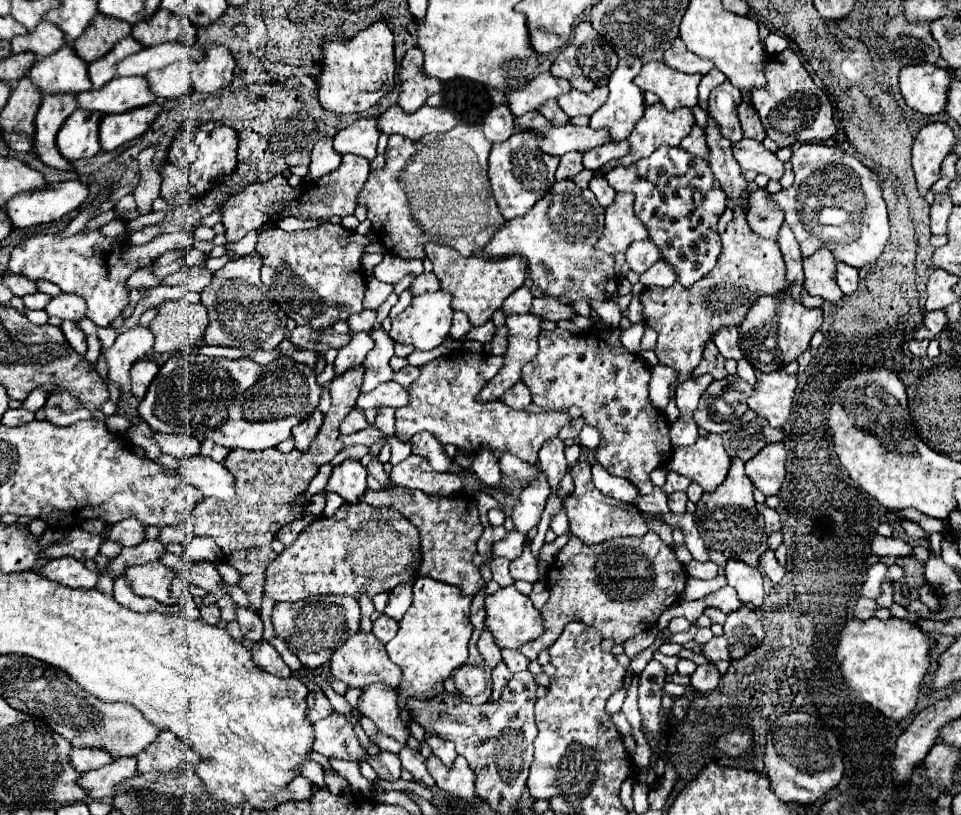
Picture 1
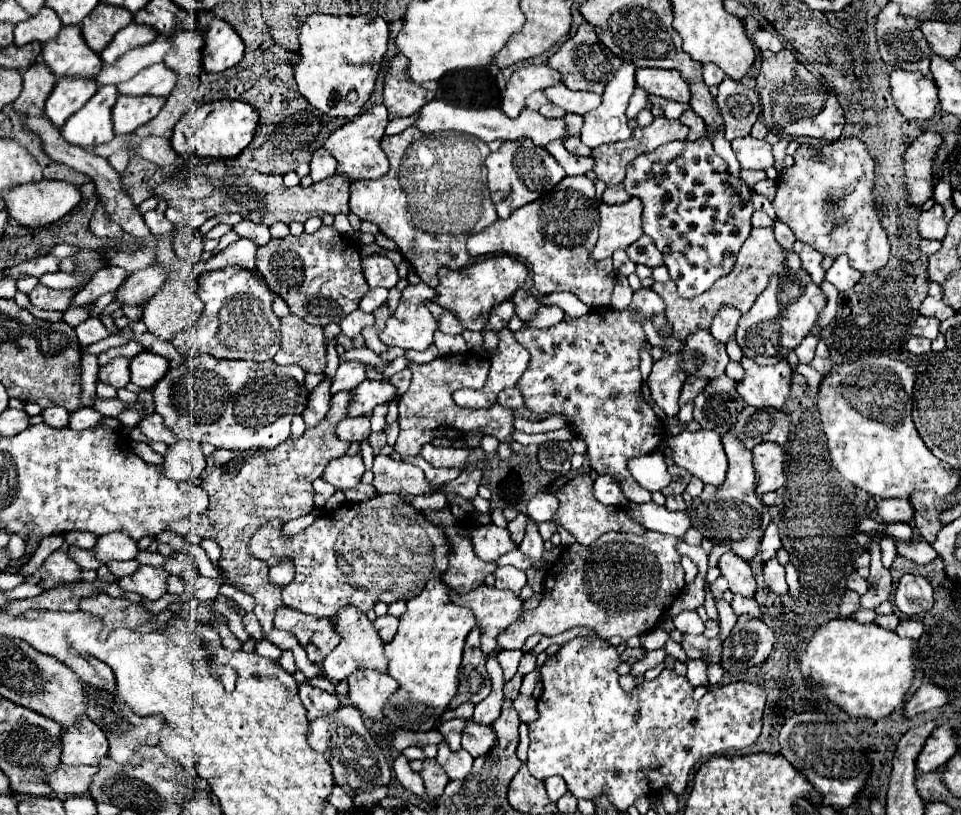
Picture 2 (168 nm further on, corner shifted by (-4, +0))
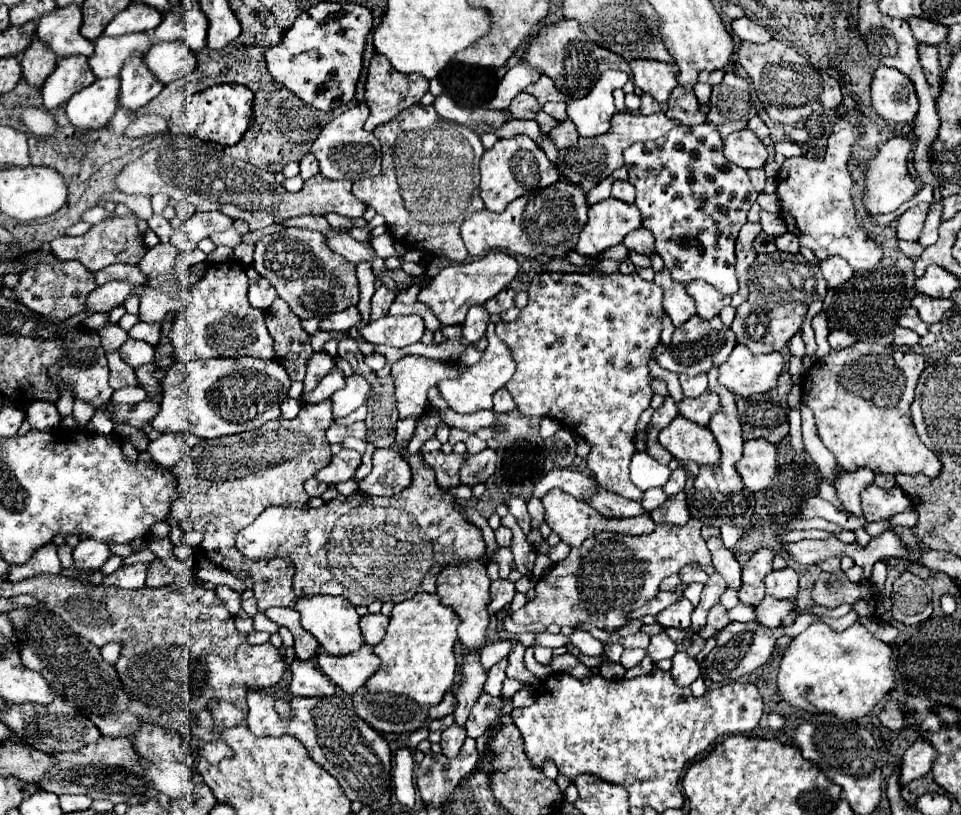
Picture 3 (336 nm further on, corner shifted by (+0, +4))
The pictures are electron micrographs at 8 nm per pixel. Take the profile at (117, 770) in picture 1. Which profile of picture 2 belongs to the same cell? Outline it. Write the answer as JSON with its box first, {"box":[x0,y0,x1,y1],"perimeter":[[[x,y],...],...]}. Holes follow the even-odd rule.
{"box":[48,764,98,798],"perimeter":[[[60,764],[60,768],[56,772],[52,772],[52,776],[48,776],[48,784],[52,784],[52,788],[56,788],[62,798],[84,796],[90,792],[96,772],[98,772],[96,766],[68,768],[68,766]]]}

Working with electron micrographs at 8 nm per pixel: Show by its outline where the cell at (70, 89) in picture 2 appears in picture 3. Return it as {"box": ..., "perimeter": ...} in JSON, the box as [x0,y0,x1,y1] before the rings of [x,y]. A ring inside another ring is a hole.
{"box":[42,56,96,108],"perimeter":[[[68,56],[60,58],[54,72],[42,84],[42,98],[46,108],[56,108],[72,98],[78,90],[92,84],[96,76],[88,68],[84,56]]]}

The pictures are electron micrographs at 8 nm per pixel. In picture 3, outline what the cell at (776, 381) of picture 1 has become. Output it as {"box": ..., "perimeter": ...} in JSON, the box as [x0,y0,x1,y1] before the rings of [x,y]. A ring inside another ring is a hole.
{"box":[718,344,784,398],"perimeter":[[[736,344],[730,358],[720,366],[718,380],[736,396],[748,398],[772,390],[782,370],[784,358],[780,352],[754,356],[744,344]]]}

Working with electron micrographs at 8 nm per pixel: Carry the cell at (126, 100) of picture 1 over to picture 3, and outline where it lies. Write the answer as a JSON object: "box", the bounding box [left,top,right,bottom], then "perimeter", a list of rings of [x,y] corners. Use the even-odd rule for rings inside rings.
{"box":[146,40,196,84],"perimeter":[[[184,40],[174,42],[154,42],[150,52],[146,54],[148,68],[156,74],[162,84],[170,84],[196,68],[196,52],[184,44]]]}

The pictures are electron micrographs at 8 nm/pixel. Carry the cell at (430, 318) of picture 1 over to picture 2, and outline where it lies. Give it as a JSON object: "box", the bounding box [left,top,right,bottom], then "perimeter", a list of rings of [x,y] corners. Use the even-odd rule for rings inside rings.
{"box":[380,284,438,350],"perimeter":[[[426,284],[408,286],[402,292],[402,302],[396,314],[388,318],[380,340],[388,346],[400,346],[404,350],[426,350],[432,346],[438,320],[428,310],[426,300],[434,300],[434,296],[436,290]]]}

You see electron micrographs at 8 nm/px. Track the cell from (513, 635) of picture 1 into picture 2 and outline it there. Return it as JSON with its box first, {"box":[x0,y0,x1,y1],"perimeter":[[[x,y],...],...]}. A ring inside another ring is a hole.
{"box":[452,584,524,654],"perimeter":[[[484,584],[468,594],[452,594],[452,602],[474,612],[476,624],[482,628],[480,648],[484,654],[494,654],[498,650],[498,636],[524,616],[522,598],[512,590],[498,590]]]}

